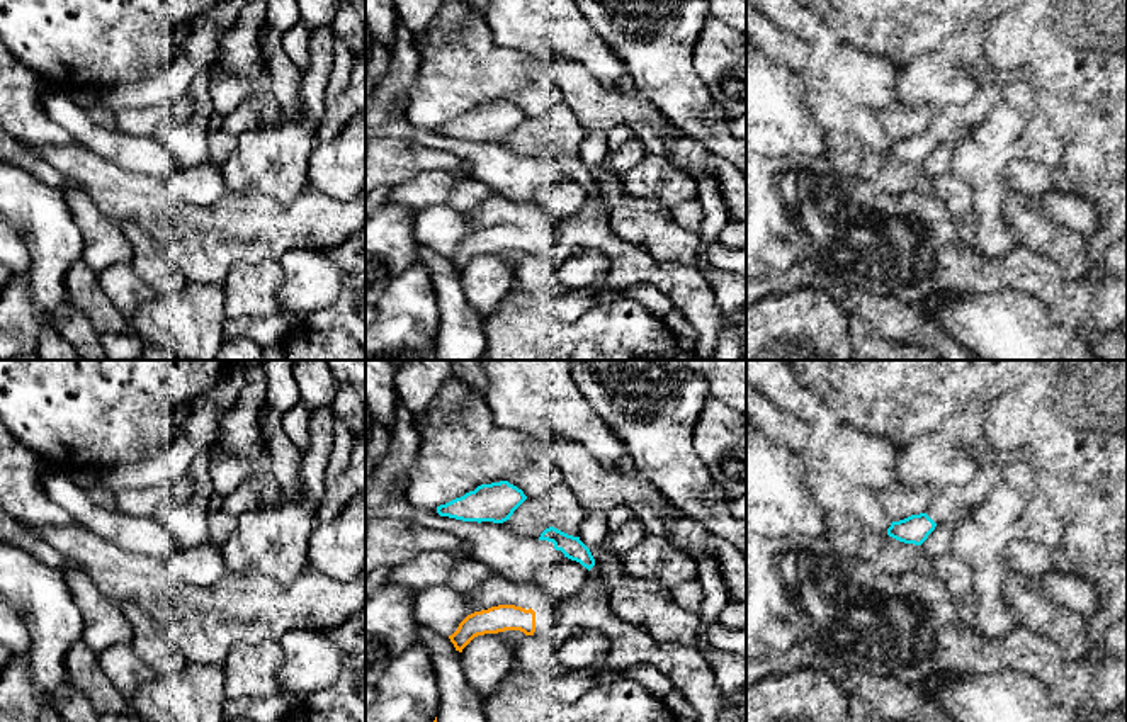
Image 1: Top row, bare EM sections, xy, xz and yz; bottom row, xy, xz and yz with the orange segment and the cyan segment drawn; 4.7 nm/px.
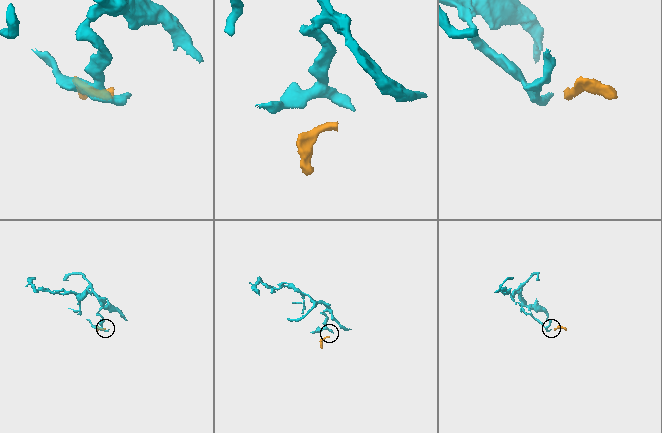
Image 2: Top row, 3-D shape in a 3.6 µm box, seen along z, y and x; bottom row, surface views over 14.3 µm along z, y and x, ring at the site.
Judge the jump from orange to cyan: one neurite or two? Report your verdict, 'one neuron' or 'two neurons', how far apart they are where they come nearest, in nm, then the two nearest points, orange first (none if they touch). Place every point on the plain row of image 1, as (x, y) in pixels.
two neurons | 300 nm | xz (531, 228), (565, 175)

